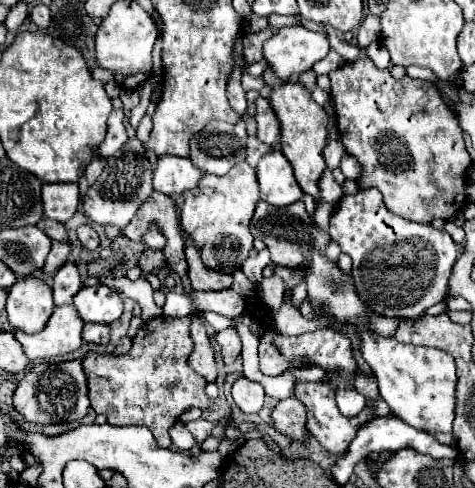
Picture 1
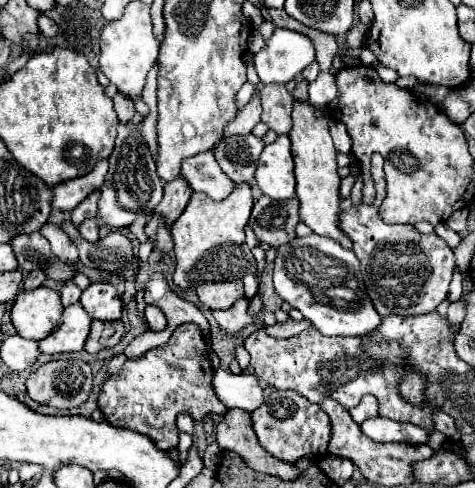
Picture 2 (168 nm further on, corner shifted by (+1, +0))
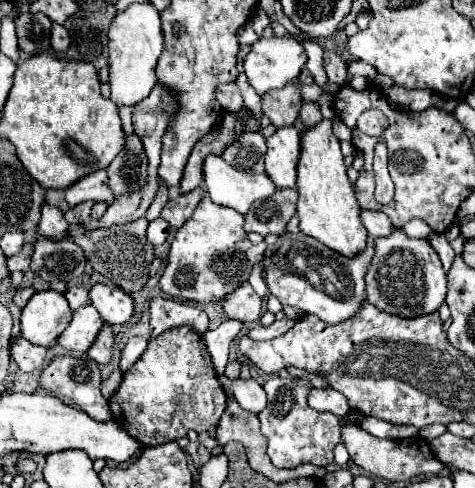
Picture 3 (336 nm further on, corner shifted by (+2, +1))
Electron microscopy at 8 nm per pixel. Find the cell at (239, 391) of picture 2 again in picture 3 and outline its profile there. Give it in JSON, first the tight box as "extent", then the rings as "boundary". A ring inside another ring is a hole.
{"extent":[222,378,266,414],"boundary":[[[224,378],[222,386],[224,386],[224,392],[232,396],[244,410],[258,414],[266,408],[266,392],[262,384],[258,384],[254,378],[248,378],[248,380]]]}

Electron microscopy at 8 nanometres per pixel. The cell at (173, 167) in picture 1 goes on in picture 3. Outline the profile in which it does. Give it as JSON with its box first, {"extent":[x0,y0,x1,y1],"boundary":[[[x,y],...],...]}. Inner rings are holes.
{"extent":[204,154,276,214],"boundary":[[[216,154],[204,158],[204,188],[212,202],[234,208],[240,214],[248,214],[252,202],[276,192],[268,176],[238,172]]]}

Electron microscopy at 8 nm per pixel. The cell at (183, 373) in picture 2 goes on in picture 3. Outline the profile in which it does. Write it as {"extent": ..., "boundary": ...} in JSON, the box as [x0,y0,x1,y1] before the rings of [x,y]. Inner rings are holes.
{"extent":[108,326,226,446],"boundary":[[[192,326],[170,328],[158,338],[152,338],[148,350],[130,366],[120,388],[108,402],[112,420],[144,446],[158,446],[184,438],[188,430],[212,430],[226,410],[226,394],[220,388],[212,358],[208,356],[202,336],[194,332]]]}

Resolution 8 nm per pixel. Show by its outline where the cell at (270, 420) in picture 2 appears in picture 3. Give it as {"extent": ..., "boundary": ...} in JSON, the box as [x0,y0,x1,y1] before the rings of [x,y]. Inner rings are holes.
{"extent":[258,378,340,468],"boundary":[[[270,378],[264,382],[268,406],[258,414],[260,430],[268,438],[268,456],[278,468],[294,468],[310,462],[328,466],[334,462],[334,446],[340,442],[340,422],[330,412],[316,412],[306,404],[310,382],[302,378]]]}

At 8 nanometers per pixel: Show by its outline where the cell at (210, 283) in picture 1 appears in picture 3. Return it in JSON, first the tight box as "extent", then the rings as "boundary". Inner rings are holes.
{"extent":[218,282,262,322],"boundary":[[[248,282],[240,284],[234,292],[224,296],[222,300],[218,300],[218,304],[228,314],[228,318],[234,318],[240,322],[254,322],[262,314],[262,310],[260,310],[262,300],[256,296],[256,292],[252,290],[252,286]]]}

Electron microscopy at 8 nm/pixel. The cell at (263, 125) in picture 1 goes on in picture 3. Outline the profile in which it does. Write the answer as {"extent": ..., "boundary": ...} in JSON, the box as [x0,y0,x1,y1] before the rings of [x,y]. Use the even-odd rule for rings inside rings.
{"extent":[262,86,302,128],"boundary":[[[284,86],[280,90],[266,92],[262,96],[262,112],[264,116],[270,118],[270,122],[276,128],[292,126],[298,120],[298,110],[300,110],[302,96],[298,92],[298,86]]]}

